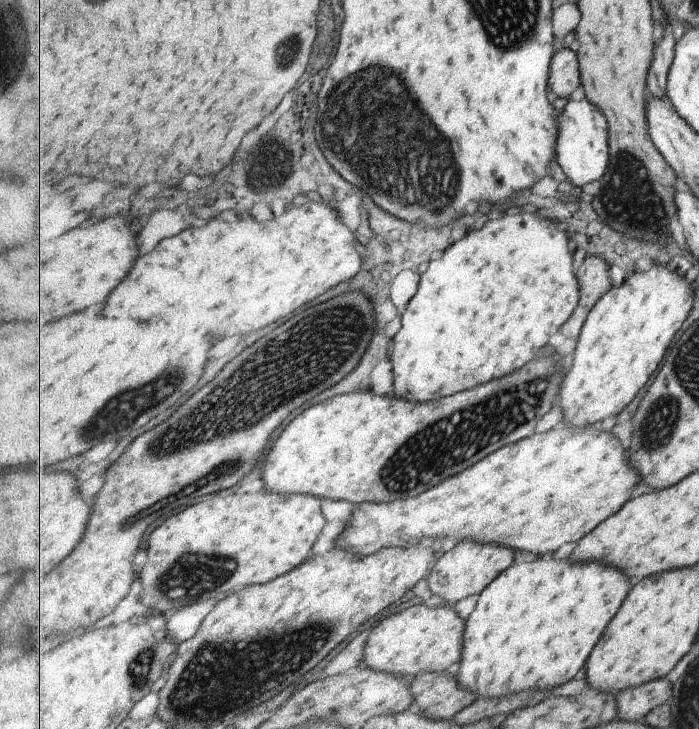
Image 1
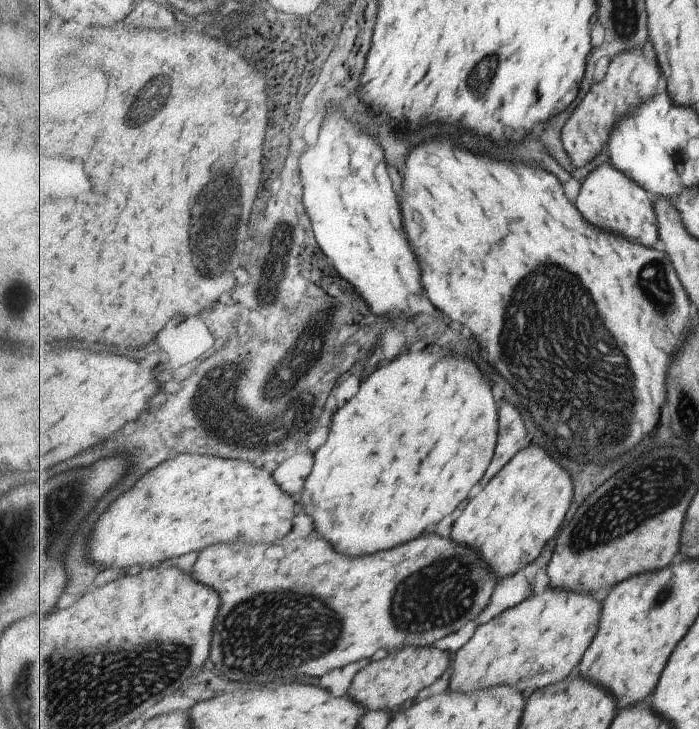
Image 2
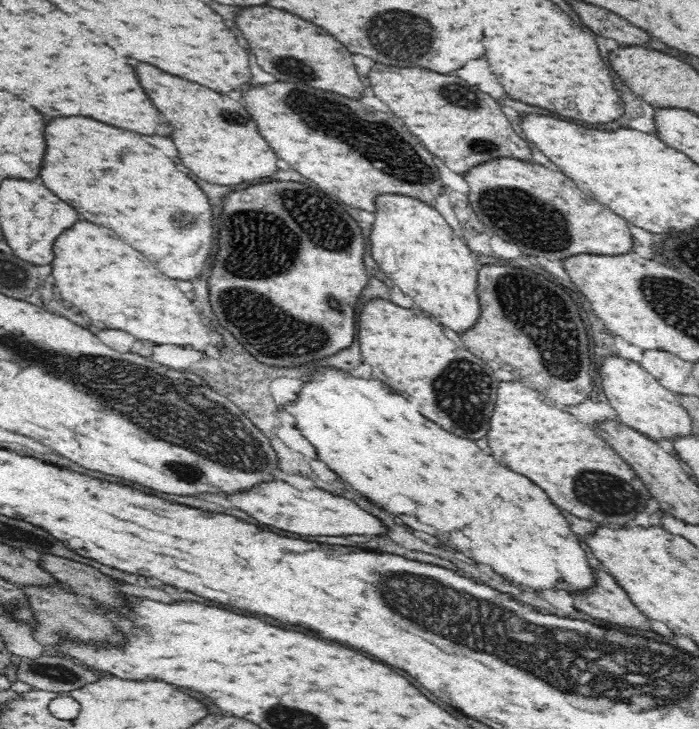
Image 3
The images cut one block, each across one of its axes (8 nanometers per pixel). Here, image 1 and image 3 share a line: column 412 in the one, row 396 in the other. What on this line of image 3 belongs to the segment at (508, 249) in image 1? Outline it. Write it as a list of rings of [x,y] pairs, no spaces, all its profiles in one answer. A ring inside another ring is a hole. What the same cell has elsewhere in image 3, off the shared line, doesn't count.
[[[322,372],[322,378],[310,378],[300,390],[298,402],[286,411],[294,416],[296,427],[316,448],[317,458],[340,474],[354,490],[362,492],[378,506],[394,512],[414,530],[438,538],[478,564],[490,566],[506,580],[518,586],[544,590],[564,590],[580,596],[598,586],[598,577],[584,550],[581,536],[572,532],[570,522],[550,496],[530,478],[520,476],[486,456],[472,440],[462,440],[430,422],[418,408],[390,392],[379,380],[358,380],[340,372]]]

